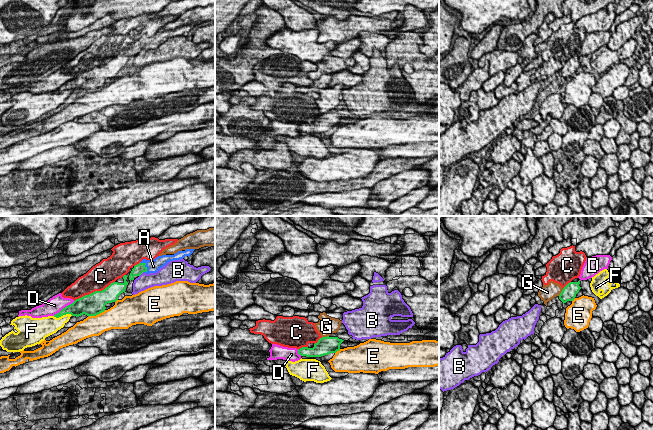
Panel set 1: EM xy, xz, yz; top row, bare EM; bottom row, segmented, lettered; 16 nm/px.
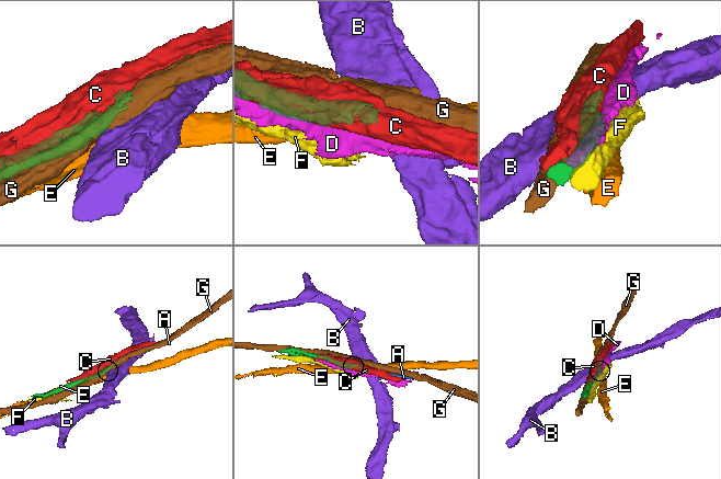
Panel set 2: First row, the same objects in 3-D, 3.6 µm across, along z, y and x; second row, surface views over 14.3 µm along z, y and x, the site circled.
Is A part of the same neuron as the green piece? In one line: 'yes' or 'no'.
yes

